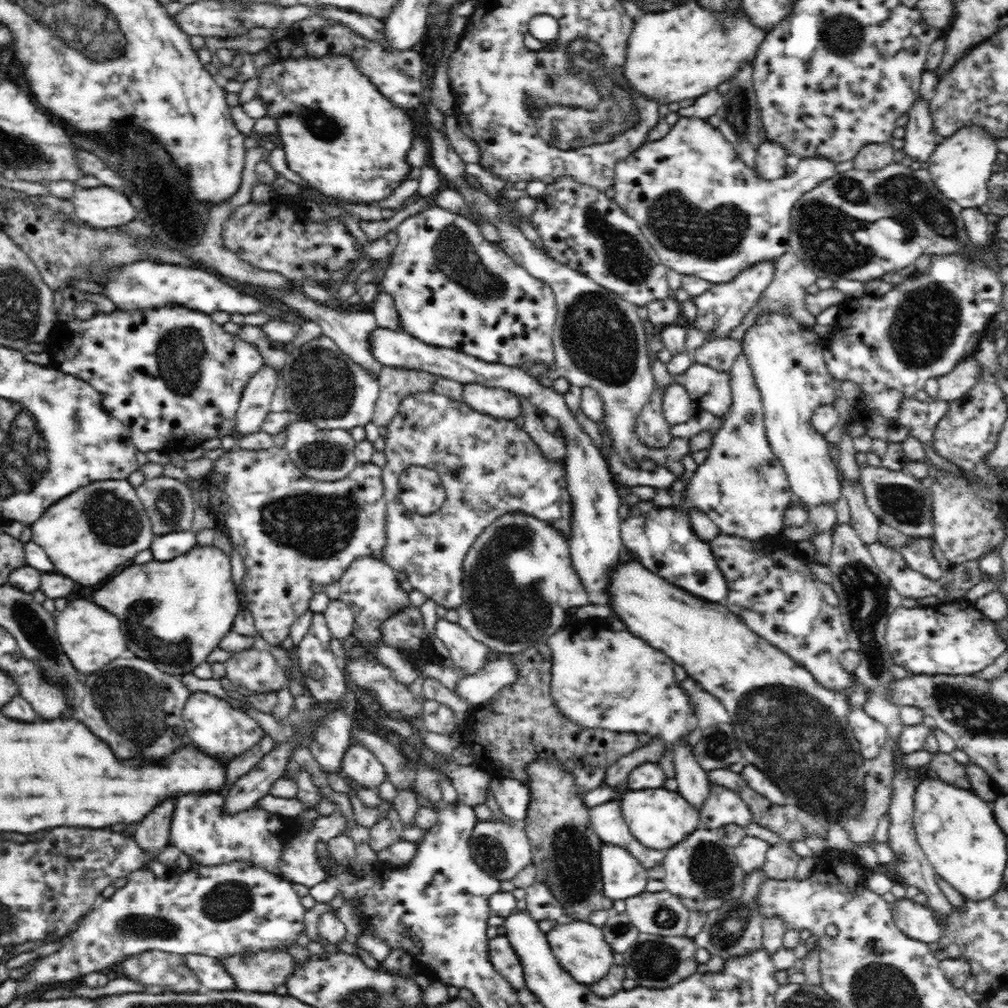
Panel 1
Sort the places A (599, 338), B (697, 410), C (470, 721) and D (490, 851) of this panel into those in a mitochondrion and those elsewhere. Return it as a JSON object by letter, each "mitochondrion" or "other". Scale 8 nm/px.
{"A":"mitochondrion","B":"other","C":"other","D":"mitochondrion"}

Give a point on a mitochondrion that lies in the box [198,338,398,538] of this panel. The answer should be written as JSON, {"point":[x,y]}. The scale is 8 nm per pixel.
{"point":[323,387]}

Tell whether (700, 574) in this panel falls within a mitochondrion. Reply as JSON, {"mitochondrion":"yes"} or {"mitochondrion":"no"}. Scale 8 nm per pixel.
{"mitochondrion":"yes"}

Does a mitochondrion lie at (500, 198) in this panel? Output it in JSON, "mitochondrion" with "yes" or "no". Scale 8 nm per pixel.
{"mitochondrion":"no"}

